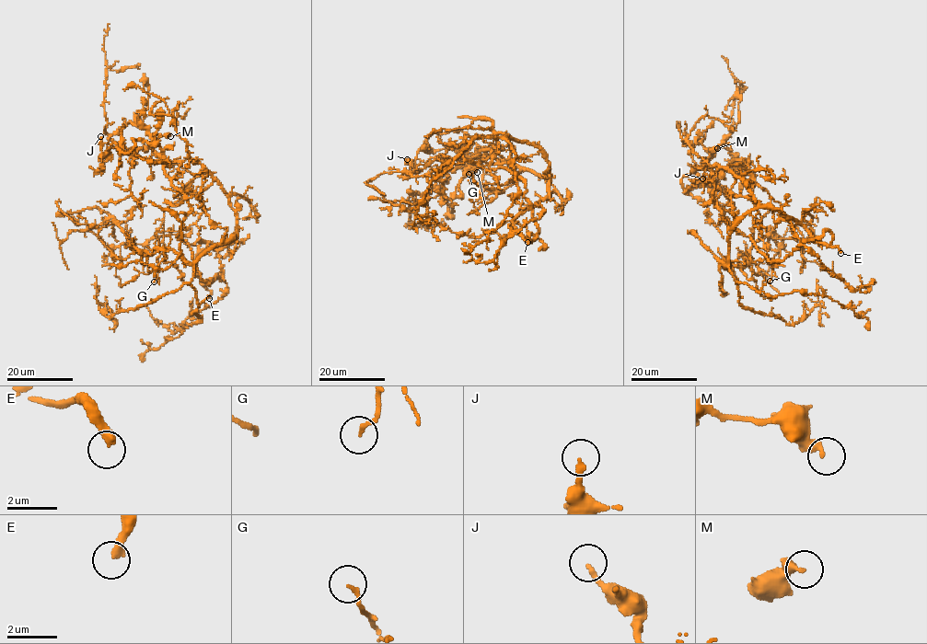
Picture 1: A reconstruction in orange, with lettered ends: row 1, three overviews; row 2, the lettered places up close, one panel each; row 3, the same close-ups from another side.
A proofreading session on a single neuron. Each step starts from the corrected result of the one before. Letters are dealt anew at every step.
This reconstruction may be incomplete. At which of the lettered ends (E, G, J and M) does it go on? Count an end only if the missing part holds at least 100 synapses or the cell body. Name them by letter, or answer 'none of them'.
E

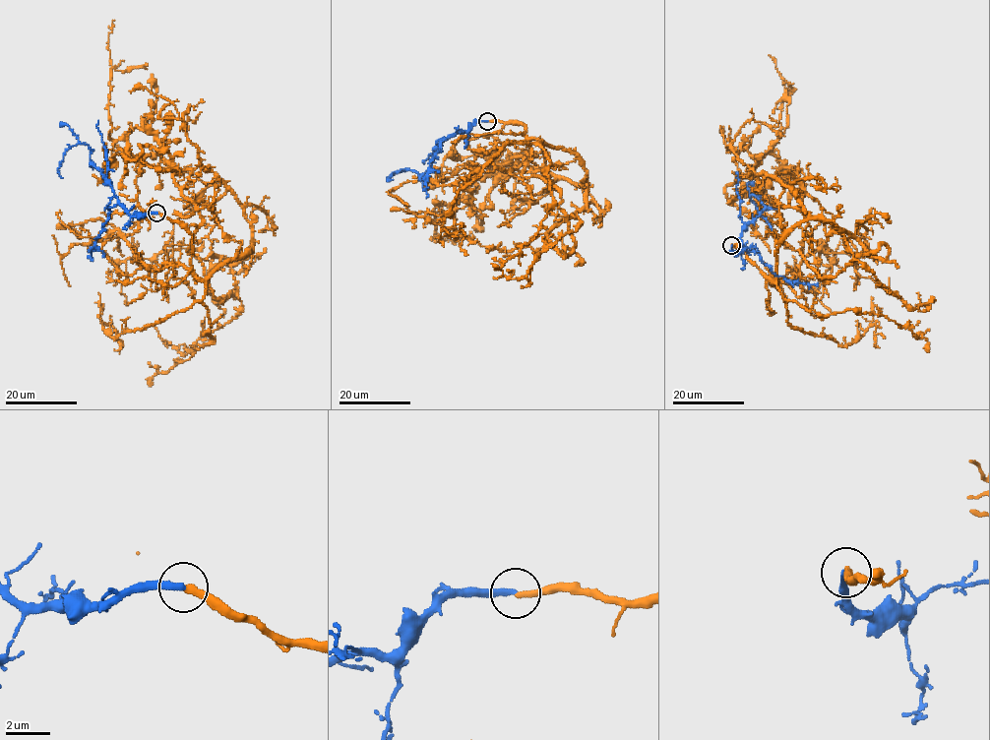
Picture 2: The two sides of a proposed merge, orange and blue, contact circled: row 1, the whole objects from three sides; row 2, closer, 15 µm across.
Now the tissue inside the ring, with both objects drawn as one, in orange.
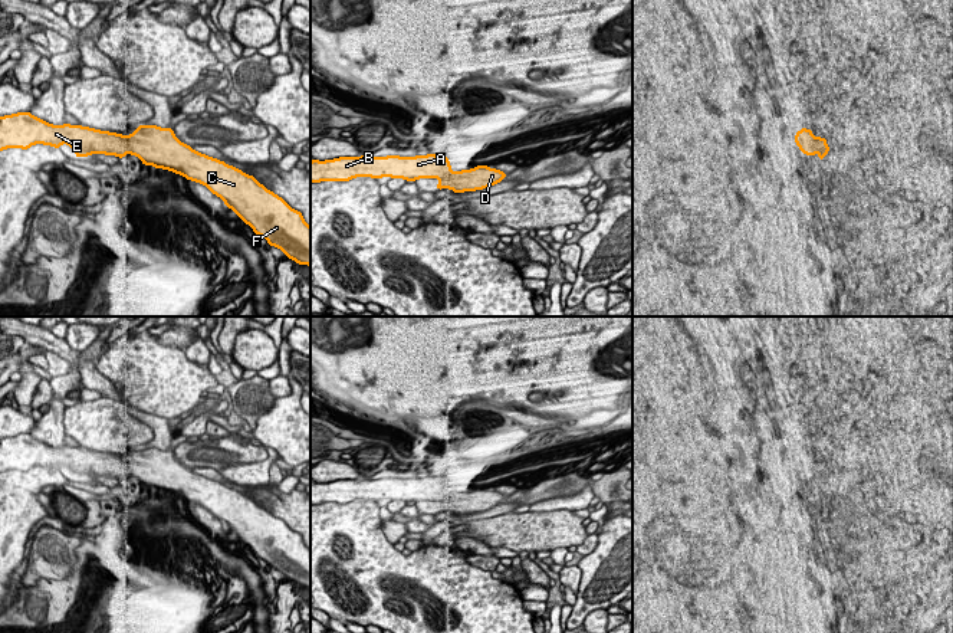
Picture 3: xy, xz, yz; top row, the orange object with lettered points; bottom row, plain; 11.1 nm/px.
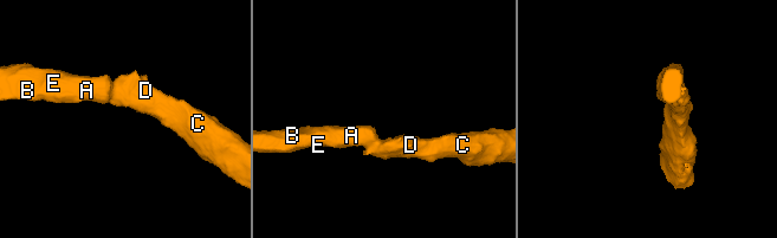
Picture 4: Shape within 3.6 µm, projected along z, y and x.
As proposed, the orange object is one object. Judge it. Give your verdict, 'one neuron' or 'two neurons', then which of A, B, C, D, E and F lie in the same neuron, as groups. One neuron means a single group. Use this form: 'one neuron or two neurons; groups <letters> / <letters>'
one neuron; groups A B C D E F

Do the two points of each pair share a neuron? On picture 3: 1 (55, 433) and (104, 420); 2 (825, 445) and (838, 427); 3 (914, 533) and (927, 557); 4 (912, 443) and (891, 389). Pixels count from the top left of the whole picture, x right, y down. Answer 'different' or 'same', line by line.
1: different
2: same
3: same
4: different

